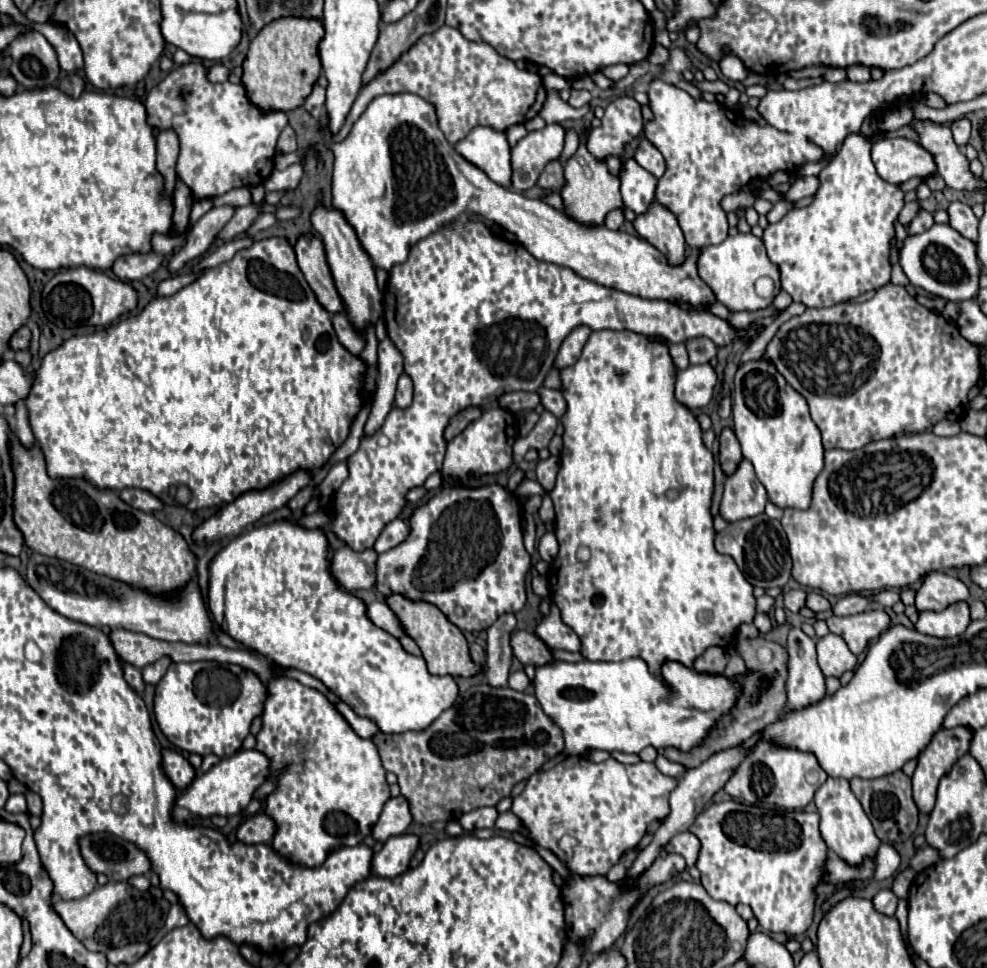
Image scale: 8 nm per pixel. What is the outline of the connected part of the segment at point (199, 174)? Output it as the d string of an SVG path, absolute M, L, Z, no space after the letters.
M189 62L183 66L177 66L169 72L169 76L155 86L147 100L147 122L155 126L157 130L173 128L179 134L181 140L181 152L177 160L177 176L191 188L193 196L197 200L203 198L215 198L221 196L233 188L239 186L259 186L263 180L269 178L273 170L273 158L275 158L275 144L281 134L281 130L287 126L287 116L281 110L269 110L263 112L259 106L255 106L241 84L223 82L215 84L207 80L209 68L201 62Z

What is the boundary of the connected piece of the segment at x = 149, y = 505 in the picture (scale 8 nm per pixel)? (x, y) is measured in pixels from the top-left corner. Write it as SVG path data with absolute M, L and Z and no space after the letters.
M125 488L119 492L121 500L125 500L129 506L143 510L143 512L157 512L163 508L163 502L159 498L155 498L151 492L147 490L139 490L139 488Z

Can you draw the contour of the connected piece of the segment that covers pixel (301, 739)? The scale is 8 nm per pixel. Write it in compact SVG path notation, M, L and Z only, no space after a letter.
M277 678L267 684L261 718L263 726L257 734L255 750L269 758L271 774L279 776L275 790L267 796L263 806L263 812L275 822L271 848L293 864L315 868L321 866L337 848L361 844L363 838L371 834L383 804L391 798L377 746L371 740L359 738L325 694L307 688L293 678Z

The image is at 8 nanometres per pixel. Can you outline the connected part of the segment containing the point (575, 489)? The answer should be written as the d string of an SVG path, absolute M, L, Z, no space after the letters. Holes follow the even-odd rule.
M599 330L599 332L593 332L591 338L587 340L587 344L585 344L585 348L583 348L583 354L581 354L581 358L577 360L577 364L573 364L573 366L561 370L561 380L563 380L563 388L565 388L563 396L565 396L565 400L567 400L567 412L565 412L565 416L561 418L561 424L565 426L565 432L563 432L561 468L559 468L557 484L555 484L555 488L549 492L549 496L551 496L553 504L555 504L555 514L557 514L555 535L557 540L559 540L559 546L561 546L561 548L559 548L559 554L557 554L559 560L553 560L551 566L549 566L549 576L547 576L547 580L549 580L549 588L551 588L553 602L555 602L555 604L559 606L559 610L561 610L561 620L563 620L563 622L565 622L565 624L579 636L579 640L581 640L581 656L591 661L613 662L625 660L625 658L629 657L641 658L641 660L645 660L645 662L649 664L651 672L655 672L655 676L661 678L661 666L663 666L665 662L669 662L669 660L679 662L679 664L691 668L693 662L695 662L695 658L699 658L709 646L729 648L729 644L731 644L731 640L733 640L737 628L739 628L741 624L745 624L745 622L747 622L747 624L753 622L753 618L755 618L755 596L753 596L753 586L745 580L745 576L743 576L743 572L737 568L735 560L733 560L731 556L719 554L719 552L715 550L715 546L713 546L713 540L715 540L715 534L717 534L715 528L713 528L713 516L711 516L711 496L713 496L714 492L715 460L713 454L705 448L705 444L703 444L703 440L701 440L701 434L703 434L703 432L701 432L701 428L699 428L697 418L693 416L693 412L691 412L689 408L685 408L683 404L679 404L679 402L675 400L675 396L673 396L673 386L675 386L675 364L673 364L671 356L669 356L667 346L663 346L663 344L659 344L659 342L651 342L647 336L641 336L641 334L635 334L635 332L625 332L625 330L623 330L623 332L615 332L615 330ZM579 546L587 546L587 548L591 550L591 558L587 560L587 564L577 560L577 550L579 550Z

